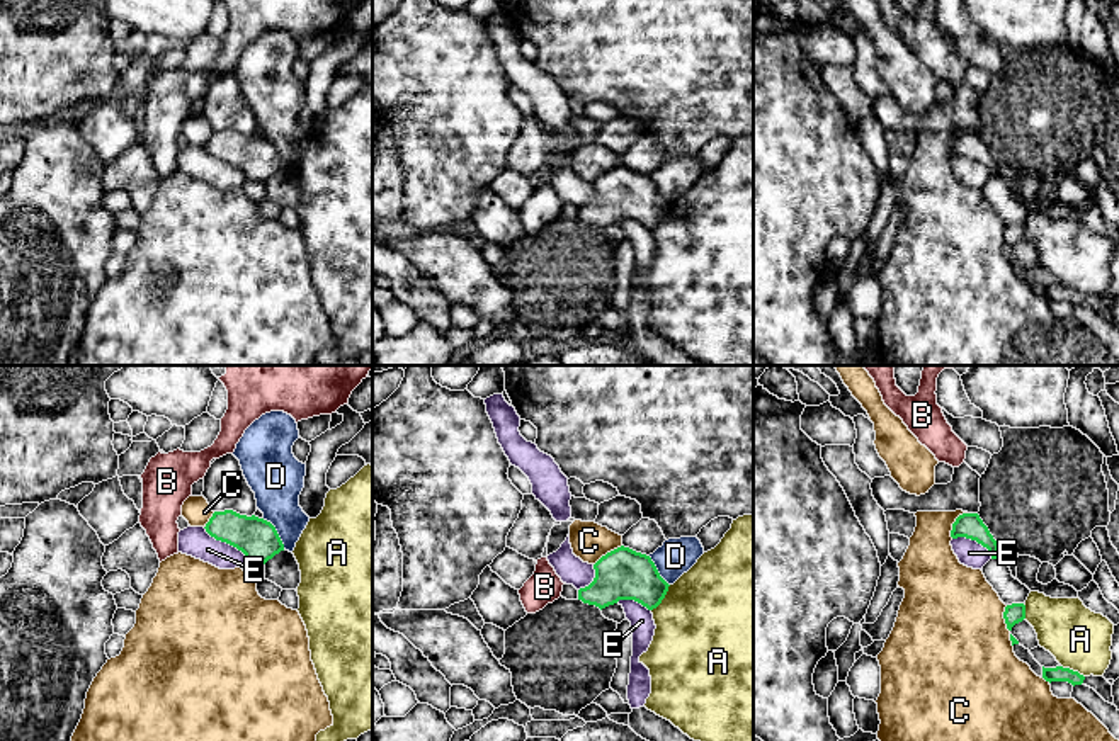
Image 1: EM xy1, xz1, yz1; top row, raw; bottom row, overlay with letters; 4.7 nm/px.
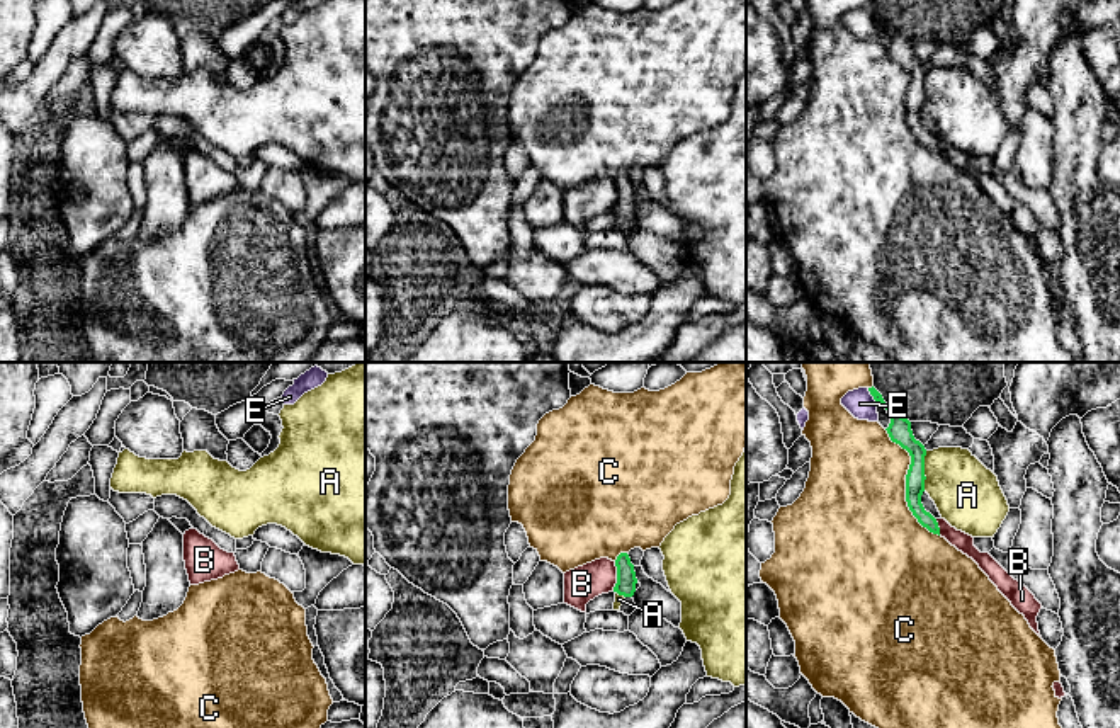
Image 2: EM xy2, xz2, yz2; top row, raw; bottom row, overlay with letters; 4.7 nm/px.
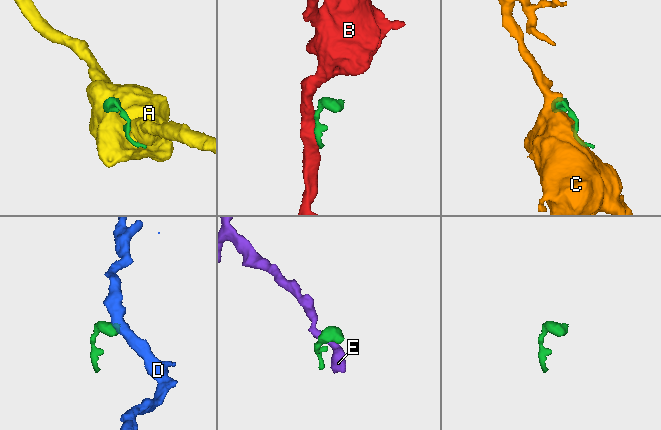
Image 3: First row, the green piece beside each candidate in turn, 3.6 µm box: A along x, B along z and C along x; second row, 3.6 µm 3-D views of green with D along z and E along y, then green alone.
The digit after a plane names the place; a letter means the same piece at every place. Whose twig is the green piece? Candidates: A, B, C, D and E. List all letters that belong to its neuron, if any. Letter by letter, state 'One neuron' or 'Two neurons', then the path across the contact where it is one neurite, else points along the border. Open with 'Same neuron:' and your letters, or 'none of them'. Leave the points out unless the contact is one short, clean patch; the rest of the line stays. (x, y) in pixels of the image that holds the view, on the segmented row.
Same neuron: none of them
A: Two neurons
B: Two neurons
C: Two neurons
D: Two neurons. Boundary: xy1 (262, 519), (274, 527), (284, 548)
E: Two neurons. Boundary: xy1 (203, 527), (216, 539), (235, 546), (247, 559)

